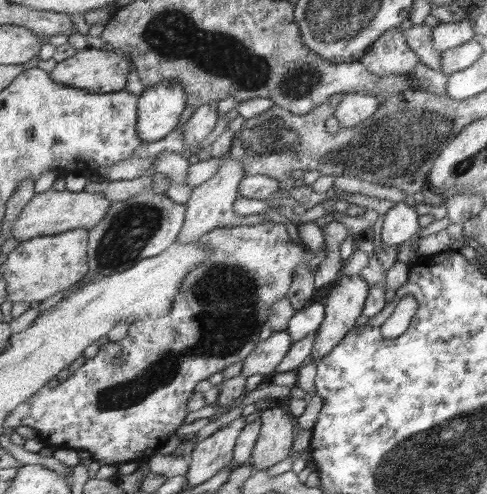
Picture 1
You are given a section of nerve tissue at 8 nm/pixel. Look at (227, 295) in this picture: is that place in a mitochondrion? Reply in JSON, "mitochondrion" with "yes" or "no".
{"mitochondrion":"yes"}

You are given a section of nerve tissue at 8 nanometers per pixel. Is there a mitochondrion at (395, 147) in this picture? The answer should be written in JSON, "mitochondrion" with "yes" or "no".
{"mitochondrion":"yes"}

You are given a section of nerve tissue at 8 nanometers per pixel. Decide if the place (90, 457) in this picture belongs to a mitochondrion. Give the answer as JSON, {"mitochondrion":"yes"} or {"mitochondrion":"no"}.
{"mitochondrion":"no"}

